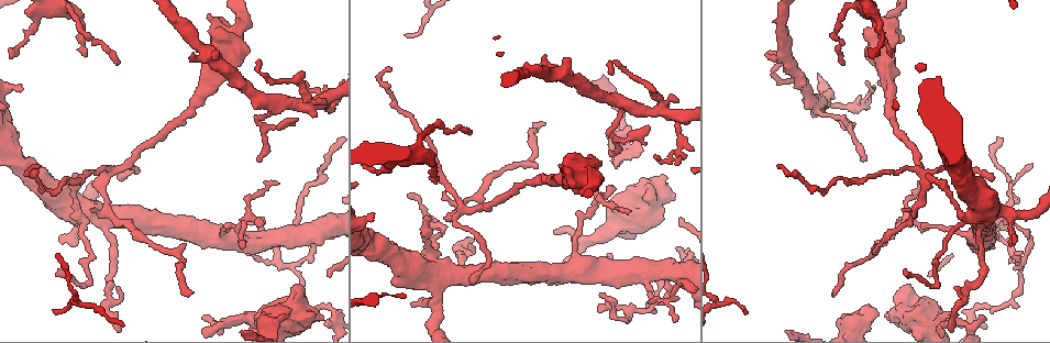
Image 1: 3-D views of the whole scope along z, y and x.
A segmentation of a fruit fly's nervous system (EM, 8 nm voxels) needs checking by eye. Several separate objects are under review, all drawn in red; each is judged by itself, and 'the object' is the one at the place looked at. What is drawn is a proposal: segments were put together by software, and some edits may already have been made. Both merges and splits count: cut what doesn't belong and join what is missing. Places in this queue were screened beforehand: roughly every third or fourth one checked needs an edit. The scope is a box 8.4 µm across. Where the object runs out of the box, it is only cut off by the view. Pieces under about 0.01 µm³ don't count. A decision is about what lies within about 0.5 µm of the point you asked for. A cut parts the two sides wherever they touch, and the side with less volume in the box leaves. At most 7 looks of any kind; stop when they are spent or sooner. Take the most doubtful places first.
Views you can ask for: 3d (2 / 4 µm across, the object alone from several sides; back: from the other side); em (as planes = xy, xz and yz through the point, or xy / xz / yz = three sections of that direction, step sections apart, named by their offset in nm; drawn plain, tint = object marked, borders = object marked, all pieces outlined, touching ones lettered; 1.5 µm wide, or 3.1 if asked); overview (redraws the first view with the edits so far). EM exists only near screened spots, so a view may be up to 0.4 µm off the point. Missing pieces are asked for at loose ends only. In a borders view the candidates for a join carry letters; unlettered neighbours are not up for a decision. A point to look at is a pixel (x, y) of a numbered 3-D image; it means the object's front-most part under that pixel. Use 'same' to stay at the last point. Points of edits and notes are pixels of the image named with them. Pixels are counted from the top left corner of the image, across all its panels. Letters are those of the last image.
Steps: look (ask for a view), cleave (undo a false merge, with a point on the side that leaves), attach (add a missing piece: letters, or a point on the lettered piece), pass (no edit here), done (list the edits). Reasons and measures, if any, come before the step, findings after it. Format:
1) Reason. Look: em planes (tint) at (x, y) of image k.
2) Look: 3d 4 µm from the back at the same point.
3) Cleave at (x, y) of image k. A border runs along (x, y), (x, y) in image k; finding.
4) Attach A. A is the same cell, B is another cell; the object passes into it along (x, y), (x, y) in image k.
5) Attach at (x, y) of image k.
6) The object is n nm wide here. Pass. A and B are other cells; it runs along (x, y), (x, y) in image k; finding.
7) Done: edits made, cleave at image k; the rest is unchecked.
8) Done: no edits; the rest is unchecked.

Look: em xz step 4 (borders) at (650, 309) of image 1.

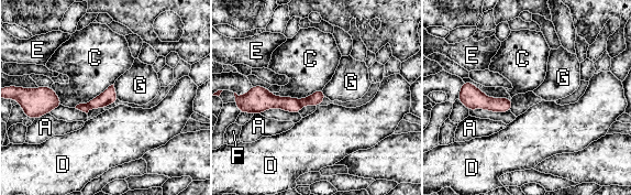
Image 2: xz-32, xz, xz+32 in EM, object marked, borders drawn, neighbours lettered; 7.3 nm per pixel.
The longest contact is with C, 380 nm. Cleave at (266, 100) of image 2. A, C, D, E, F and G are other cells; a border runs along (298, 100), (301, 106) in image 2; a second neuron is stuck on.

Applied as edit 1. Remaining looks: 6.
Free end. Look: em yz step 8 (tint) at (647, 202) of image 1.

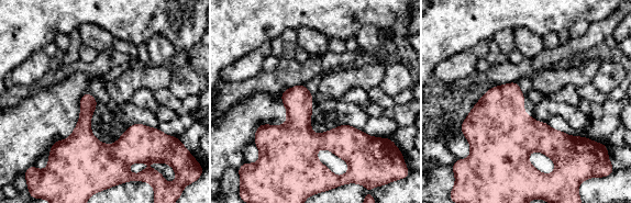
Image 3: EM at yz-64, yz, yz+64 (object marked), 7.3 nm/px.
Another direction. Look: em planes (borders) at the same point.

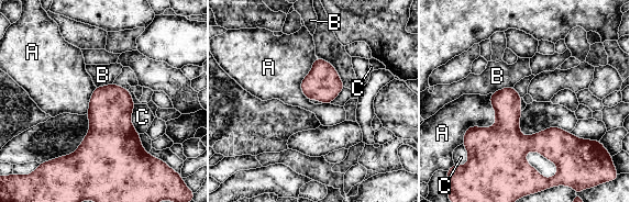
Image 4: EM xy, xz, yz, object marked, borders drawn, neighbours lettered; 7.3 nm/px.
The object is 200 nm wide here. Pass. A, B and C are other cells; it runs along (467, 133), (487, 143), (578, 141) in image 4; none of them fits.

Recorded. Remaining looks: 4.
Done: edits made, cleave at image 2; the rest is unchecked.

